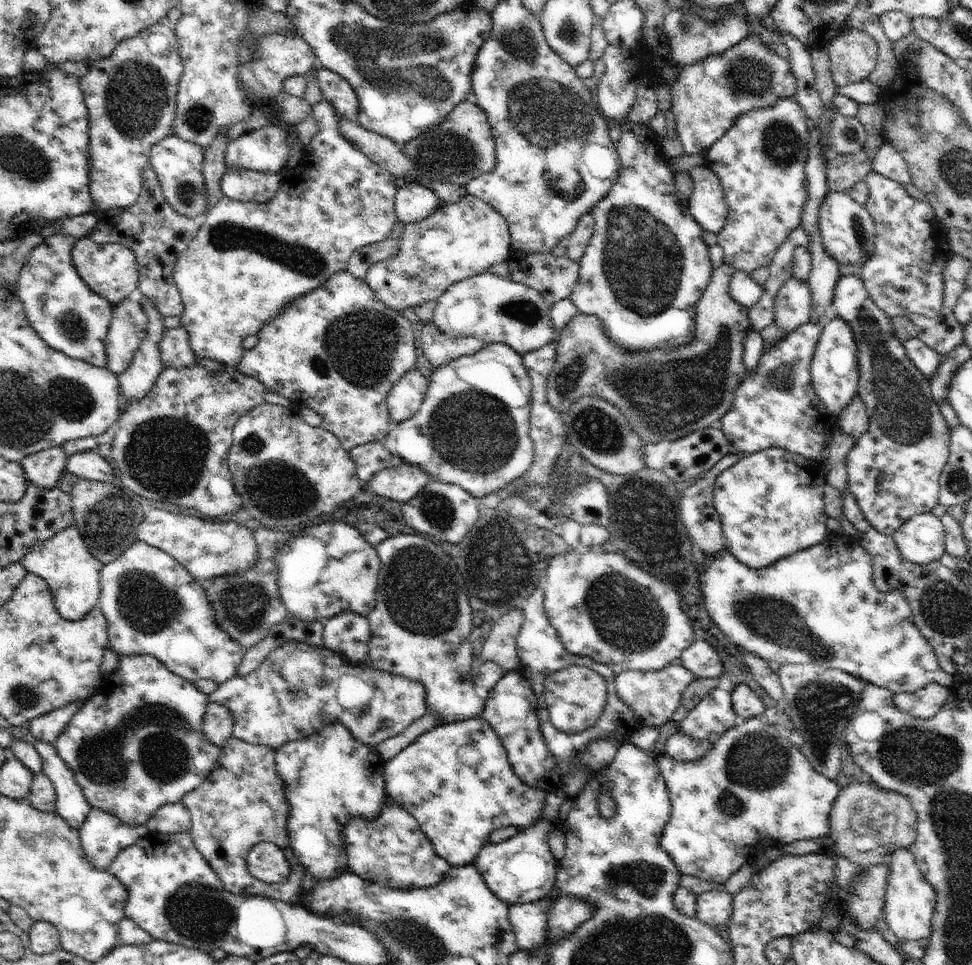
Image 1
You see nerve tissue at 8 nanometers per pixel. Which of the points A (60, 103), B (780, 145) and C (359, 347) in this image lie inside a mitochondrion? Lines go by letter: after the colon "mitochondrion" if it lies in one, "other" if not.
A: other
B: mitochondrion
C: mitochondrion

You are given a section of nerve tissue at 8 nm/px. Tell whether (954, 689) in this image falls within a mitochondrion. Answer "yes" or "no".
no

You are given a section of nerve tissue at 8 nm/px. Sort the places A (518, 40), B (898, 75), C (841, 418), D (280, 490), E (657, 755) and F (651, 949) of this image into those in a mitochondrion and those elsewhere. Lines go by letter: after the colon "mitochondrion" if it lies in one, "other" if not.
A: mitochondrion
B: other
C: other
D: mitochondrion
E: other
F: mitochondrion

